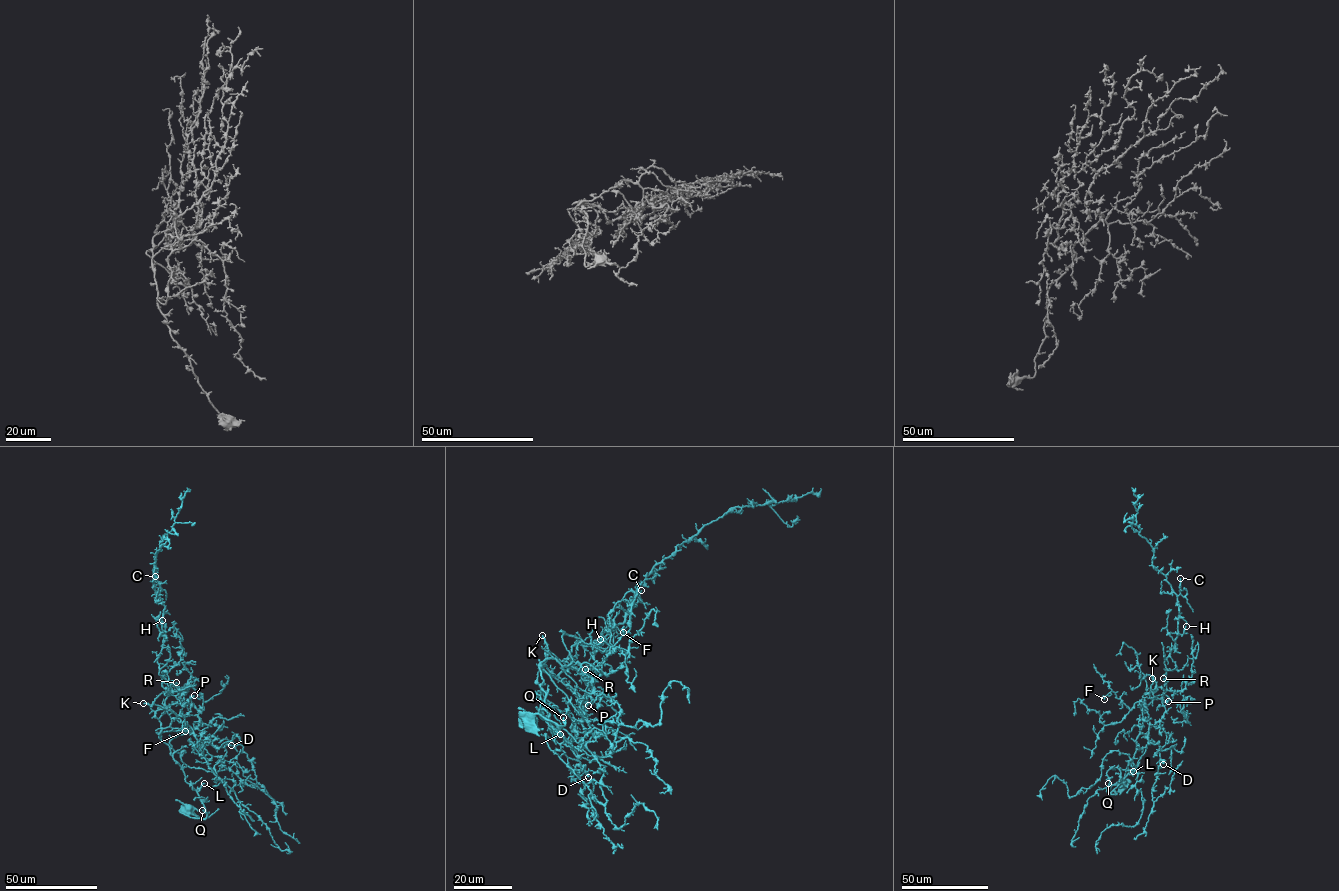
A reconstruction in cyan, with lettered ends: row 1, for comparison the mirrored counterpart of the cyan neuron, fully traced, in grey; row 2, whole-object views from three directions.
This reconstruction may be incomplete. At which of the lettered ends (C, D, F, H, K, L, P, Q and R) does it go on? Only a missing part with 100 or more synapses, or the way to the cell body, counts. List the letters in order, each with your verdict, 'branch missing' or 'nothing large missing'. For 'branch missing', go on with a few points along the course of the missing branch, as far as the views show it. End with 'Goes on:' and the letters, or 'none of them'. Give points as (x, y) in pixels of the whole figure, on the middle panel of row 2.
C: nothing large missing
D: nothing large missing
F: nothing large missing
H: nothing large missing
K: branch missing | (542, 635), (563, 606), (610, 620), (627, 601), (627, 585), (650, 564), (654, 567), (651, 563), (652, 570)
L: nothing large missing
P: nothing large missing
Q: nothing large missing
R: nothing large missing
Goes on: K

